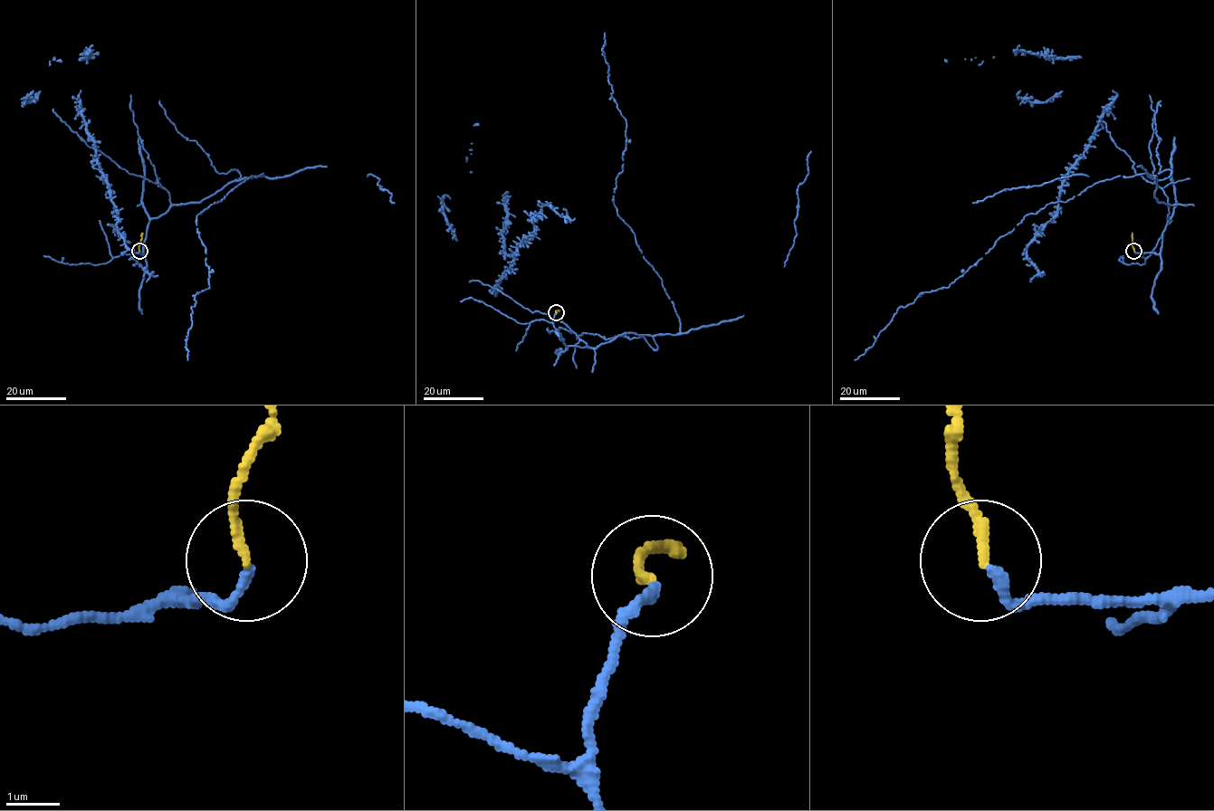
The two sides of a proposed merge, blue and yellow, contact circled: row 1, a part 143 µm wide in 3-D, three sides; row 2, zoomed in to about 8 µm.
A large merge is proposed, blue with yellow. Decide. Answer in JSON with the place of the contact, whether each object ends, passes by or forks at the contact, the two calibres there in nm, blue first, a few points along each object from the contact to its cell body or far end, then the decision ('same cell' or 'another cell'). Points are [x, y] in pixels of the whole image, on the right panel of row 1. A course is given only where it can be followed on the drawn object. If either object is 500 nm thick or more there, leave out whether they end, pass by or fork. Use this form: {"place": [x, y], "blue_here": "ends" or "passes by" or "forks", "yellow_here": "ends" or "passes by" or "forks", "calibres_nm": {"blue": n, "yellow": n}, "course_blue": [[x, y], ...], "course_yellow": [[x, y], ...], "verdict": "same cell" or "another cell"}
{"place": [1133, 251], "blue_here": "ends", "yellow_here": "ends", "calibres_nm": {"blue": 170, "yellow": 180}, "course_blue": [[1134, 251], [1158, 253], [1170, 205], [1145, 173], [1027, 214], [947, 288], [901, 306], [854, 359]], "course_yellow": [[1133, 251], [1132, 233]], "verdict": "same cell"}

